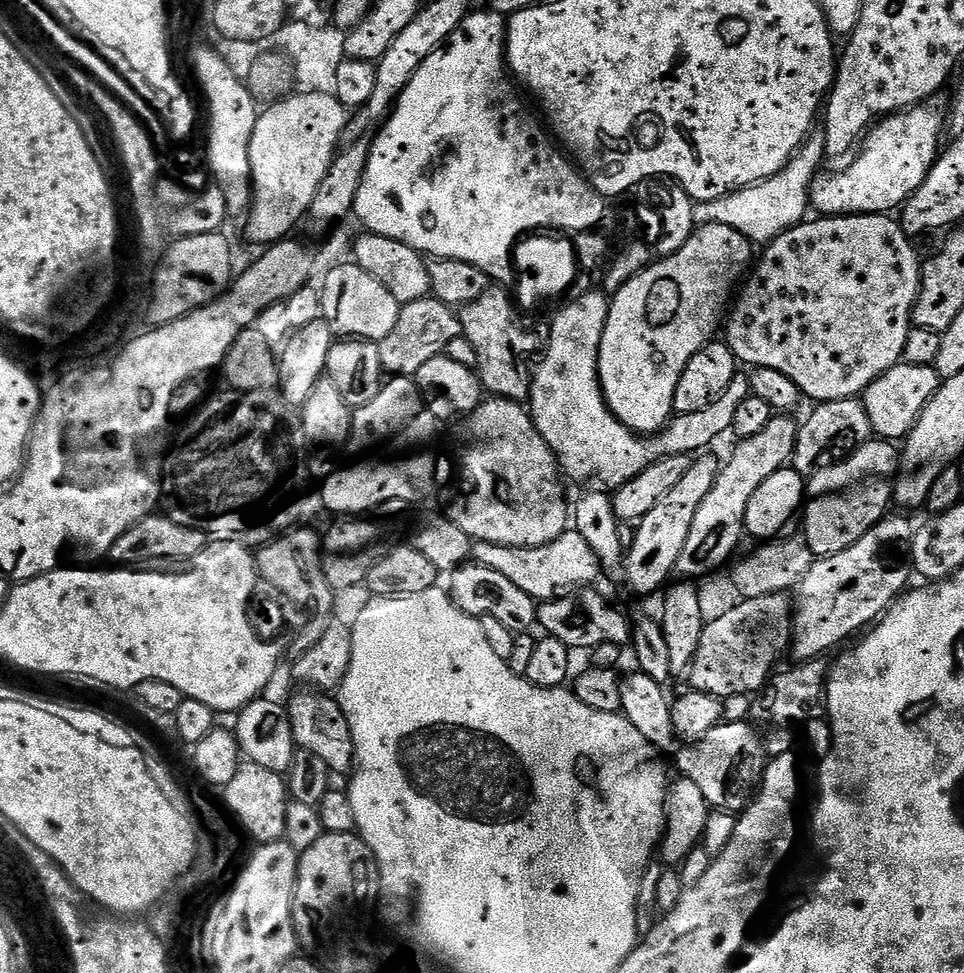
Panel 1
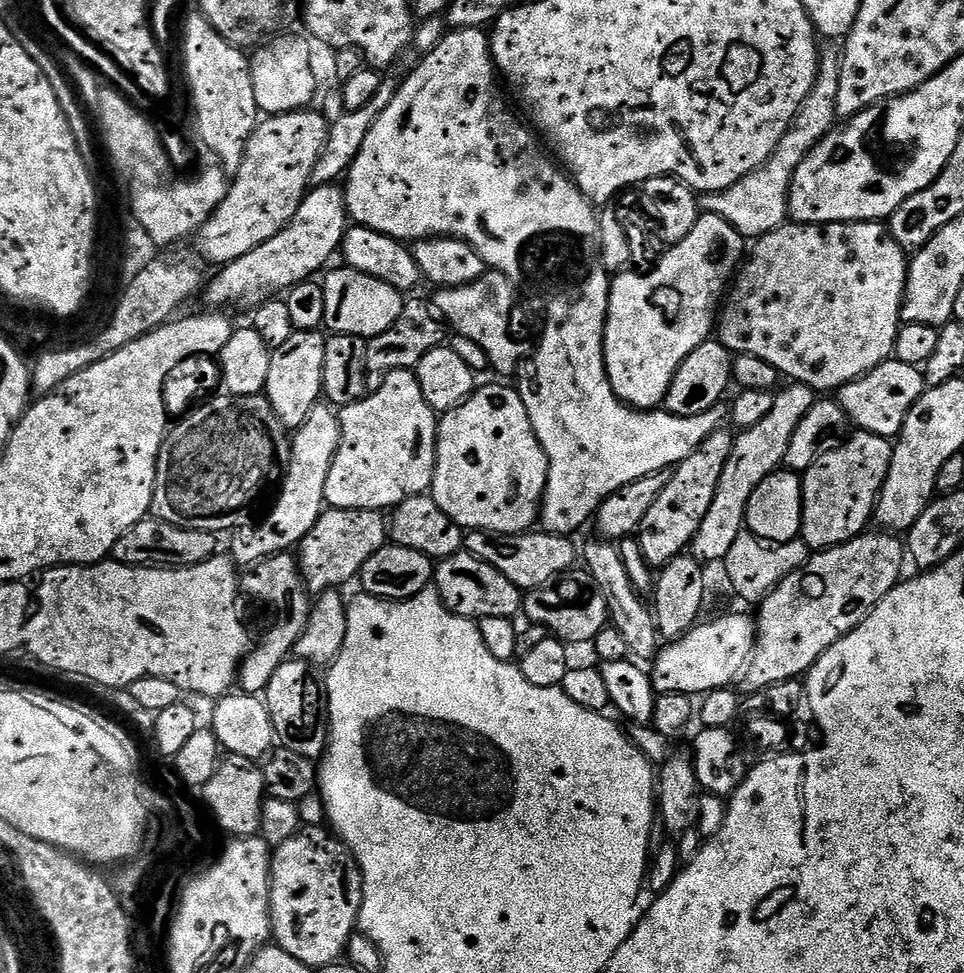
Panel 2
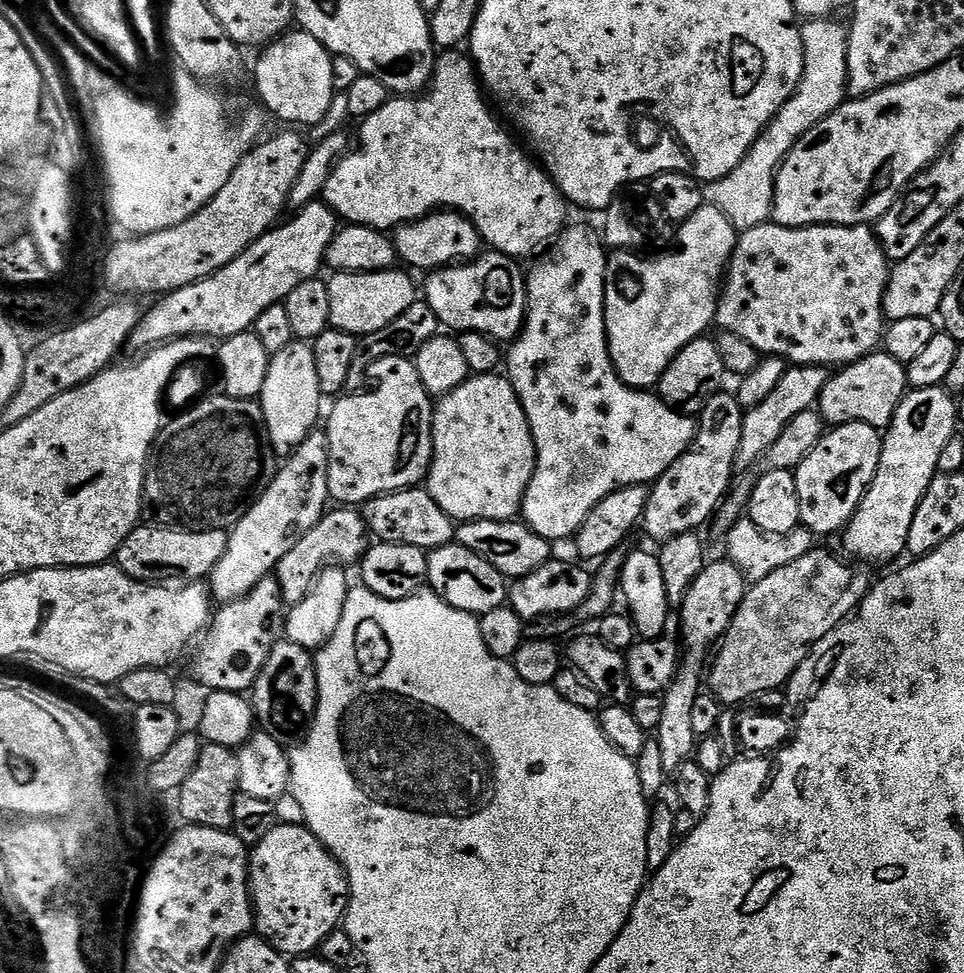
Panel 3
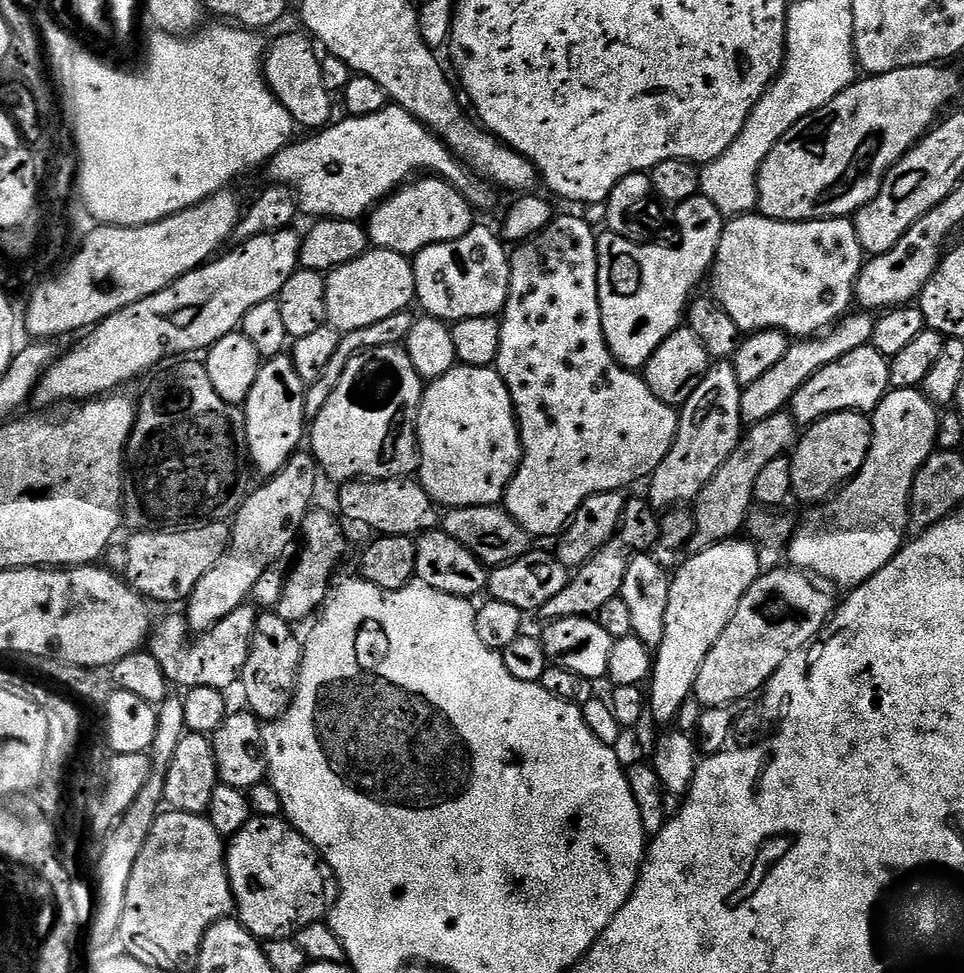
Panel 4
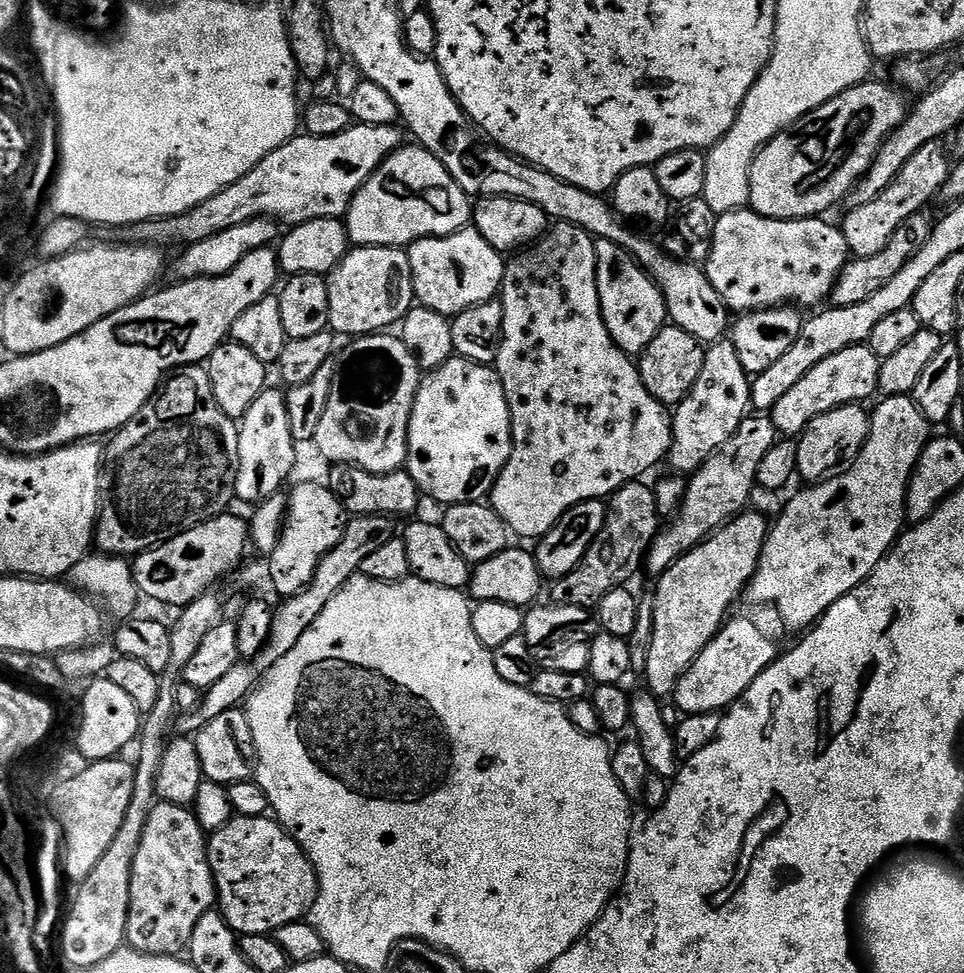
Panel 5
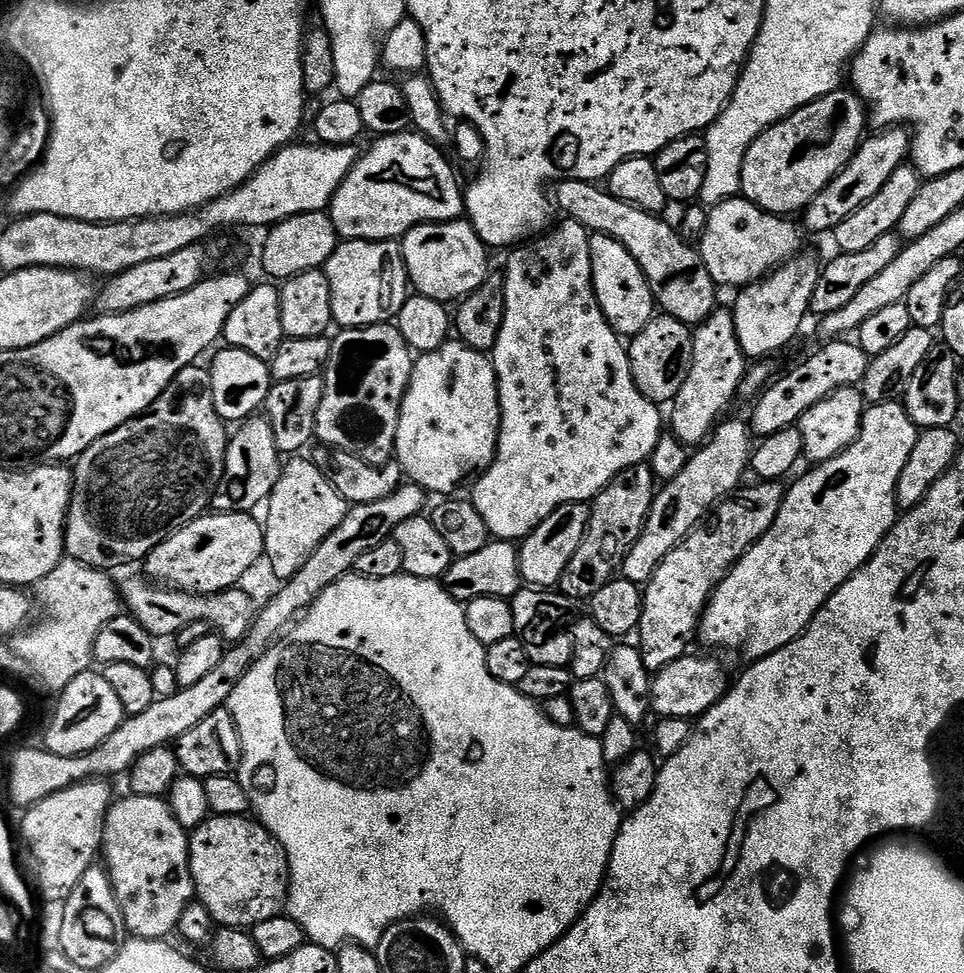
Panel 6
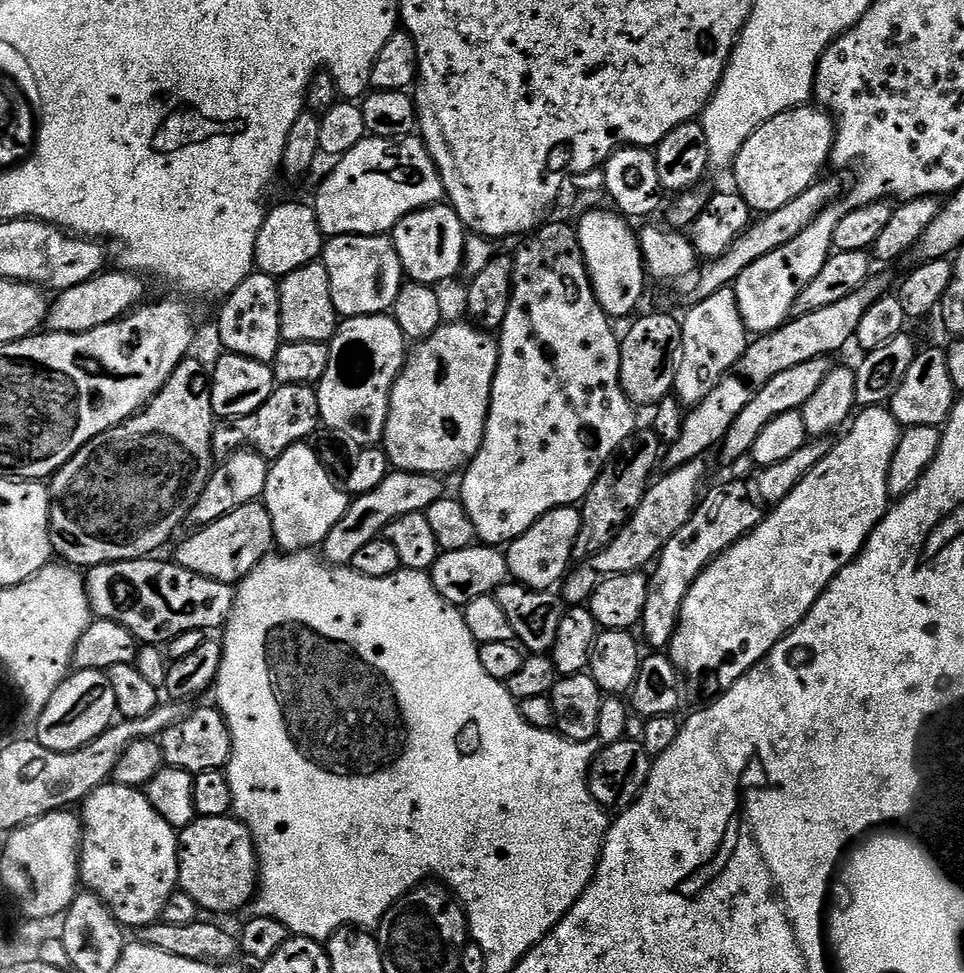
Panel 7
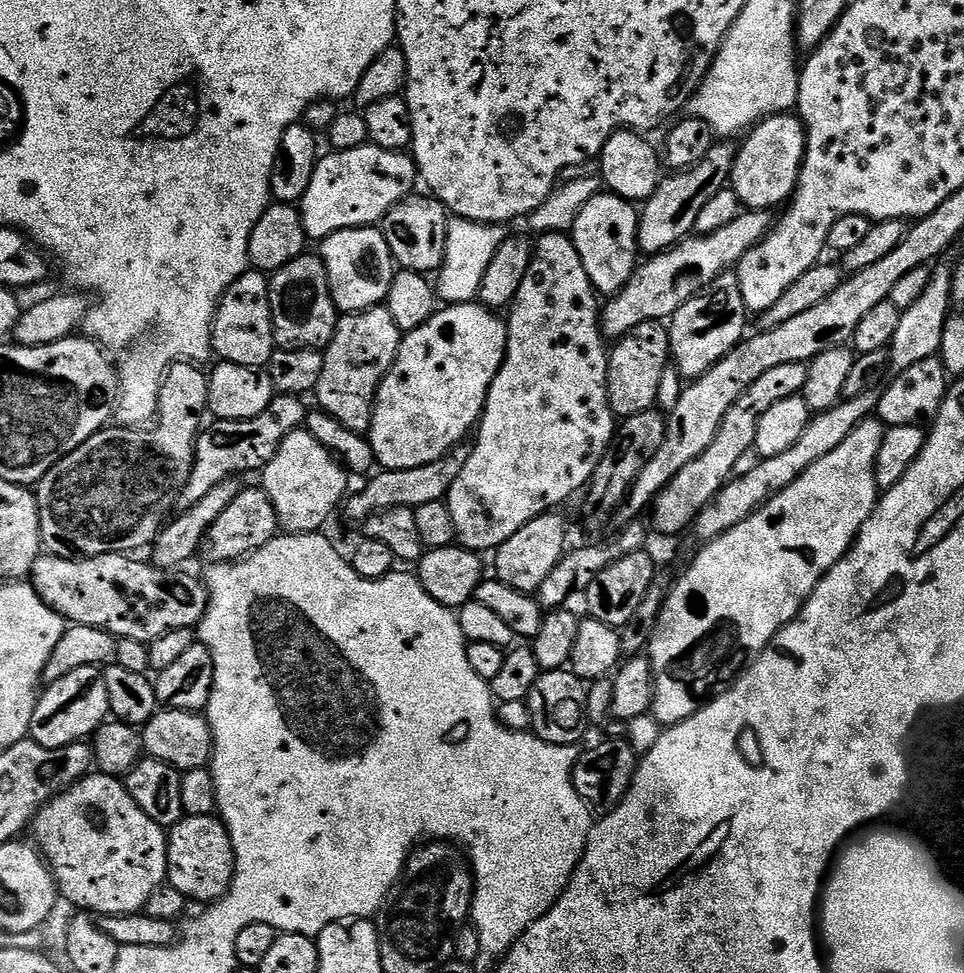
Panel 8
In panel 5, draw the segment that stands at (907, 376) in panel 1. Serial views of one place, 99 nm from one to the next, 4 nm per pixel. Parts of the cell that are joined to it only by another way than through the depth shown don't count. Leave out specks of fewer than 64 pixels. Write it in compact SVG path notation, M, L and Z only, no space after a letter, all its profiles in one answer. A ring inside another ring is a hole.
M867 343L855 344L846 350L838 350L838 354L830 354L830 358L822 358L810 374L804 375L791 390L786 390L786 395L778 398L772 407L770 415L777 433L784 438L799 438L818 414L826 414L847 404L868 402L864 400L877 395L880 387L880 361Z

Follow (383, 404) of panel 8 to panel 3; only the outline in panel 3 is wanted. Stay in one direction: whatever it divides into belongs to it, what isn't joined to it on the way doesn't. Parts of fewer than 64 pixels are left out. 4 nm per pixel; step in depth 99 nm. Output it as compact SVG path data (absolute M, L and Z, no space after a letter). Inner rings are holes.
M472 374L466 382L462 382L453 392L448 392L445 396L439 397L435 401L432 410L432 466L428 469L426 477L426 491L446 510L446 514L451 516L453 521L463 522L466 520L514 520L517 519L521 511L524 495L530 486L530 478L536 469L536 447L532 431L528 425L526 414L520 405L518 394L514 386L509 382L504 374Z

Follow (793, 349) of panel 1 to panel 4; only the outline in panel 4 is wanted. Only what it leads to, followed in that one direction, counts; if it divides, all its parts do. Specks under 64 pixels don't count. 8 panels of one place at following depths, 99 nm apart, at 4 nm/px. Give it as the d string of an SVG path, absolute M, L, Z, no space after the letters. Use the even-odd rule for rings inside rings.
M745 214L724 225L716 263L710 269L711 295L734 318L741 333L774 331L784 332L790 338L816 338L849 315L848 307L853 307L856 280L865 259L864 247L858 242L851 219L772 220L768 216Z

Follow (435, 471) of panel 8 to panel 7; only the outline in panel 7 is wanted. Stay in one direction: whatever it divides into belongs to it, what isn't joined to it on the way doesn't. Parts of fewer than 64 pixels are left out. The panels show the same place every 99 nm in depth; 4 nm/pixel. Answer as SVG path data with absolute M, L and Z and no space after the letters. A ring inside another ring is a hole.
M389 471L388 476L382 478L382 482L378 482L378 486L374 486L374 490L370 490L365 496L355 497L349 503L342 522L338 522L338 526L334 526L334 530L330 530L330 534L324 539L322 545L323 559L333 566L351 565L354 554L358 554L358 550L362 550L362 546L366 546L366 542L377 539L383 533L385 526L394 522L394 518L402 518L402 514L410 514L411 512L427 513L428 507L434 502L445 499L444 484L445 481L441 477L430 474Z

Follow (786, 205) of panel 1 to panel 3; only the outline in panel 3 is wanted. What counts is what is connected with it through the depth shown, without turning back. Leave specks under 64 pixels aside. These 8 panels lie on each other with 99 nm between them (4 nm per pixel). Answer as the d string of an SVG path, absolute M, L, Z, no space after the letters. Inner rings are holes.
M836 18L808 20L800 29L804 43L804 69L800 84L791 100L786 101L782 110L764 128L764 133L754 142L754 146L726 174L726 178L703 185L704 198L712 204L738 230L753 228L772 220L772 203L776 171L780 163L790 154L790 150L822 118L830 115L846 99L848 86L848 28L840 25Z

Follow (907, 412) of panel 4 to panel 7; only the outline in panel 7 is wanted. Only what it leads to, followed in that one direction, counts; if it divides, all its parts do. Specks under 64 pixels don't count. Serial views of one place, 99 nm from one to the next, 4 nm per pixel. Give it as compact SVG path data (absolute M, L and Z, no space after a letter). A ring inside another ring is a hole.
M891 407L860 408L853 415L846 431L839 437L841 440L829 447L826 458L822 458L822 462L818 462L818 466L814 466L814 470L810 470L806 474L806 478L802 478L802 482L798 482L798 486L794 486L794 490L790 490L790 494L782 503L777 504L775 508L769 511L768 515L764 517L764 521L756 529L742 537L734 546L727 548L718 559L709 562L706 570L702 570L702 574L698 576L694 586L690 588L684 599L680 616L676 620L676 629L666 649L666 655L672 661L682 681L682 688L687 699L689 696L692 700L711 702L721 695L722 689L727 690L730 686L734 686L734 682L738 682L738 678L746 675L782 637L793 632L803 622L808 611L814 606L814 602L818 602L818 598L824 593L825 586L863 550L865 540L870 538L874 526L878 526L878 522L890 507L890 497L888 495L890 458L894 458L894 450L898 450L901 431L900 423L894 418Z

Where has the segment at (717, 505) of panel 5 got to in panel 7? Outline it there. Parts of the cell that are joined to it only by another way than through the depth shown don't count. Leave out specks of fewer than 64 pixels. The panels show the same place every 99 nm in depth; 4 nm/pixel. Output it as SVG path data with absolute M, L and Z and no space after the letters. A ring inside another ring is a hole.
M703 459L691 460L681 468L665 471L665 476L661 480L659 477L649 487L638 510L634 510L634 514L626 522L626 526L622 526L614 542L598 555L579 563L565 577L560 588L560 597L567 607L585 605L603 577L644 572L655 561L666 542L670 542L670 538L674 538L674 534L678 534L678 530L682 530L682 526L686 526L686 522L692 517L692 511L701 499L702 489L705 487L704 463Z

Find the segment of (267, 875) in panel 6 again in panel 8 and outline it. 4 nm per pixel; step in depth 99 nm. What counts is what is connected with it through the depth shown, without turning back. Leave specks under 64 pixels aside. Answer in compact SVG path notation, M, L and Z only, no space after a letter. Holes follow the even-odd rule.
M215 815L211 816L181 816L179 822L173 828L167 829L168 838L168 875L167 883L178 894L182 894L185 901L204 900L203 902L215 902L220 900L228 892L232 885L232 875L236 869L236 859L232 843L228 837L228 829L220 823Z

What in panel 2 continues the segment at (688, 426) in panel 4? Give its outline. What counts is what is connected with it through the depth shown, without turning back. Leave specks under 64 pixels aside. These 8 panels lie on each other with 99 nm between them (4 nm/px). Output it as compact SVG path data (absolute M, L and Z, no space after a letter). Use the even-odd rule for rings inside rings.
M725 430L711 432L690 454L690 458L677 464L670 482L666 482L666 490L654 498L654 506L642 518L638 529L638 539L645 561L653 570L660 569L670 558L681 555L691 545L702 526L702 518L710 511L710 502L714 502L714 494L718 494L718 482L722 479L722 470L726 470L726 458L730 458L730 450L734 439L733 433Z

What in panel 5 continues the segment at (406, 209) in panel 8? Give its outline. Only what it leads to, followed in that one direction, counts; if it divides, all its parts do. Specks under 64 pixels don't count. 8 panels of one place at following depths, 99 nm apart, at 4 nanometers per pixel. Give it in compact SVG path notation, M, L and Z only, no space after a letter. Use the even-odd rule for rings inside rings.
M475 226L463 228L449 236L431 236L415 240L407 249L412 290L423 307L449 318L487 300L497 299L504 283L505 257Z

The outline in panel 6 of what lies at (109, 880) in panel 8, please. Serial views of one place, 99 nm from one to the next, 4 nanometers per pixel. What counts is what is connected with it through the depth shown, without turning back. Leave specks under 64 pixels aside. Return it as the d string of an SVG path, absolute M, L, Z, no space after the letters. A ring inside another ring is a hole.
M131 794L125 796L125 800L117 799L108 810L104 823L102 864L112 879L125 929L138 940L164 940L171 932L175 933L179 929L182 910L186 910L186 906L193 903L196 894L188 865L190 832L182 827L178 818L174 818L167 799Z

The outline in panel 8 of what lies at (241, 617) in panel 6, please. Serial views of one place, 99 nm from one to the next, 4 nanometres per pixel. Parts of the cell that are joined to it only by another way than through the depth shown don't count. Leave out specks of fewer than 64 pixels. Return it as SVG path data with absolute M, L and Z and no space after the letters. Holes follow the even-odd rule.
M118 552L102 554L101 556L85 556L83 558L69 558L67 556L41 554L36 557L36 561L32 567L30 573L30 583L32 589L38 593L38 595L40 595L40 597L44 599L45 602L47 602L48 605L52 607L57 614L59 614L59 616L64 617L65 621L71 622L72 624L81 624L82 626L94 626L95 628L101 628L120 640L137 640L138 642L149 645L152 641L162 638L162 634L166 634L170 630L178 630L179 628L195 629L208 609L209 595L205 581L203 579L195 580L195 578L188 573L188 570L157 568L156 565L151 562L145 562L145 564L143 564L142 561L136 559L140 558L133 558L131 555L121 554Z

